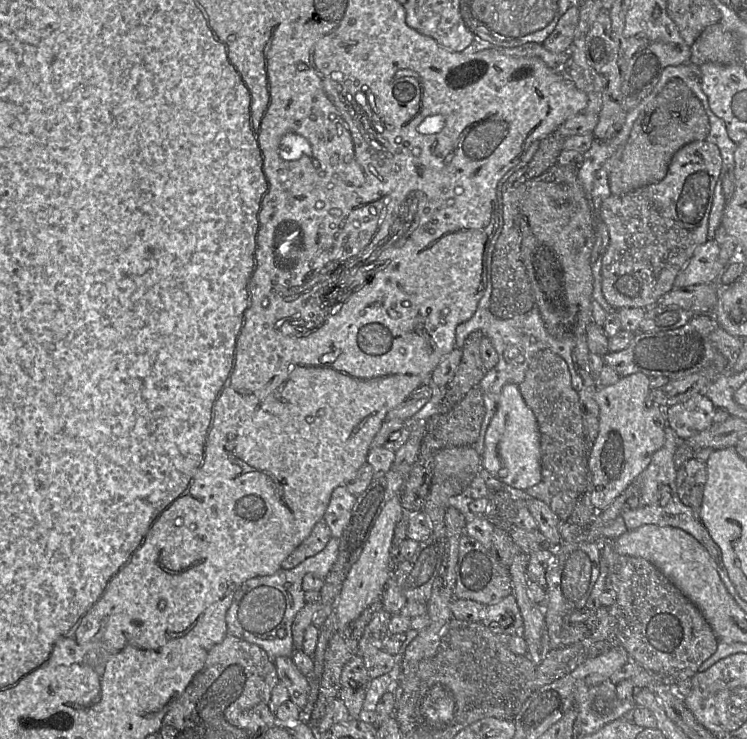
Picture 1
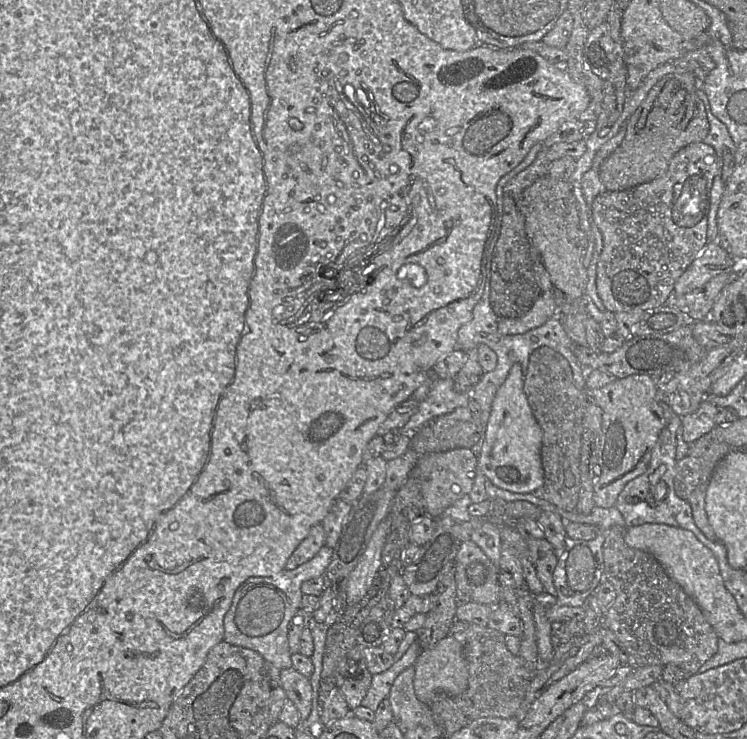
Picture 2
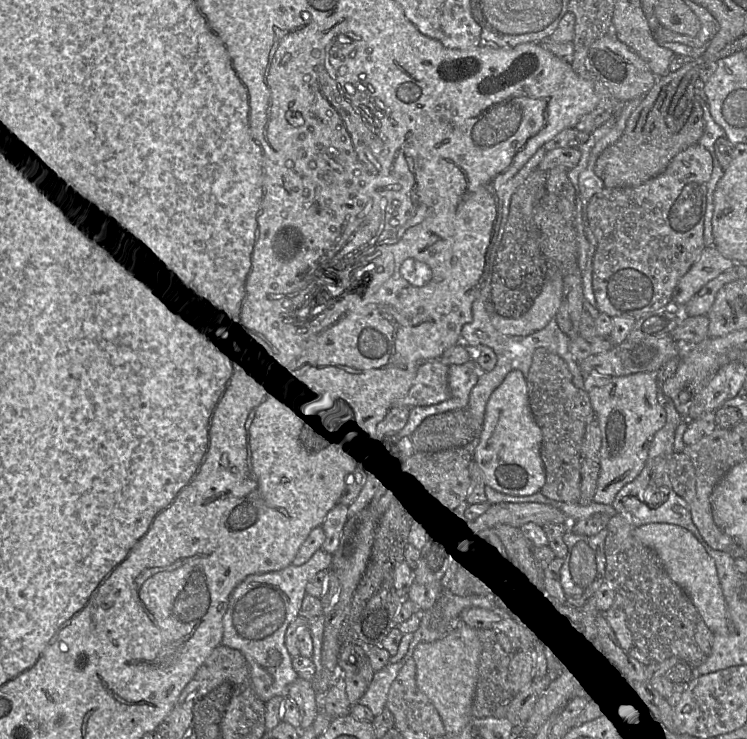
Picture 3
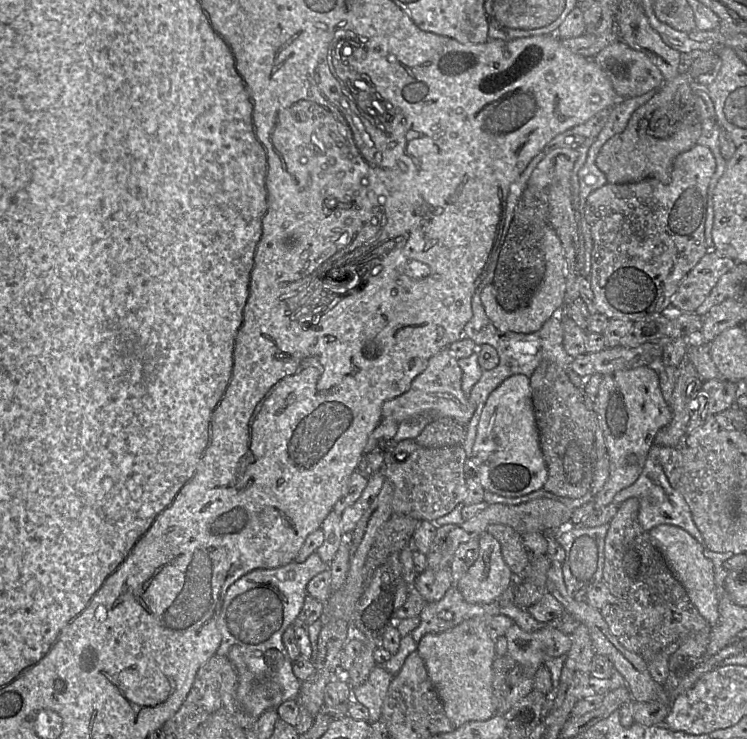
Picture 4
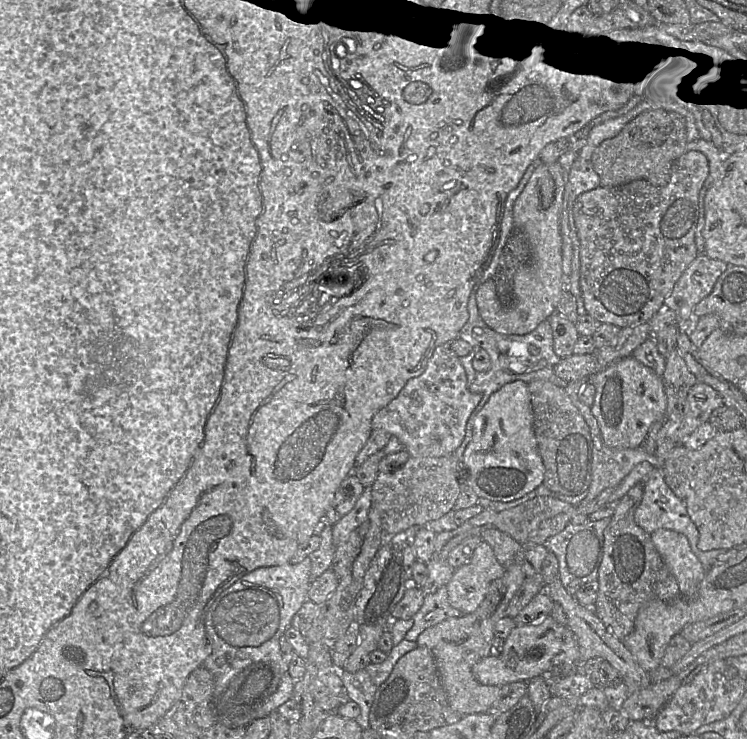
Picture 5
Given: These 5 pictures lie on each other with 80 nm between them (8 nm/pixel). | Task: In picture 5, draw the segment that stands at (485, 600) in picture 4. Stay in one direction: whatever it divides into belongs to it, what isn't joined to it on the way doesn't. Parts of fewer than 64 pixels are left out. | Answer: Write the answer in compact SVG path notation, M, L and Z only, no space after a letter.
M482 540L471 560L455 569L446 585L449 603L464 615L474 612L484 600L491 582L502 577L505 570L491 546Z

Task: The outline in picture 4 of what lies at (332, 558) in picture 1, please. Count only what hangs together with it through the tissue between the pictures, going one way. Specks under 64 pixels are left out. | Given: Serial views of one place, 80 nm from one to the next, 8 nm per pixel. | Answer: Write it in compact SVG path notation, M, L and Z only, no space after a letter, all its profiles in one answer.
M313 553L302 563L292 562L279 568L251 571L228 588L218 617L221 643L215 655L225 656L234 666L238 675L237 701L246 713L260 717L267 710L277 710L283 703L297 700L301 682L293 673L293 664L282 638L287 628L295 626L298 621L307 596L308 583L328 569L329 565L317 553Z

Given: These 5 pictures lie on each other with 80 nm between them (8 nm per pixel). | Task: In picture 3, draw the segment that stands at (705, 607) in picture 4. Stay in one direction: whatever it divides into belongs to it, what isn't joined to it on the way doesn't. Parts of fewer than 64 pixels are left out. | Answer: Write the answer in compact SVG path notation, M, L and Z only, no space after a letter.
M650 523L633 529L633 535L660 558L669 577L689 596L714 634L728 635L730 623L714 559L687 529L667 523Z

